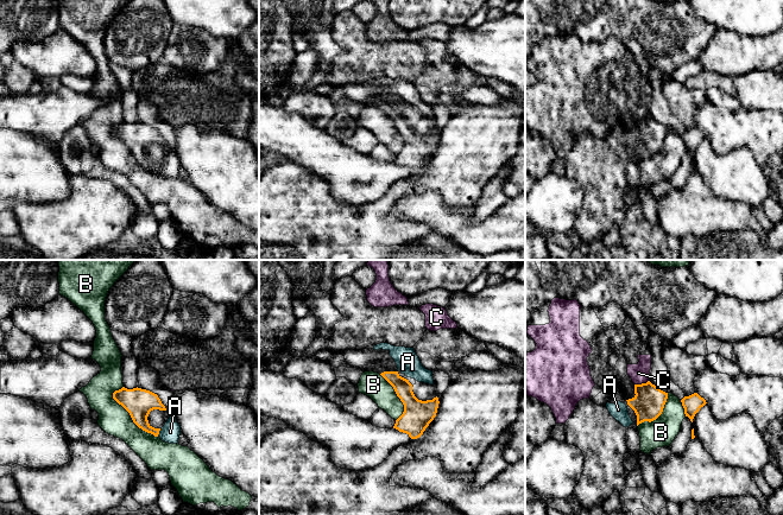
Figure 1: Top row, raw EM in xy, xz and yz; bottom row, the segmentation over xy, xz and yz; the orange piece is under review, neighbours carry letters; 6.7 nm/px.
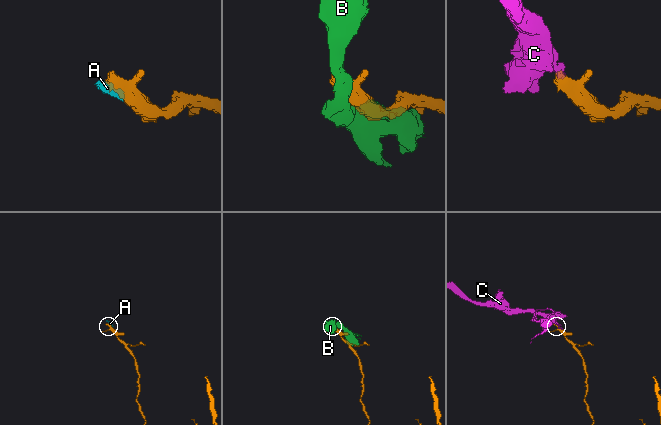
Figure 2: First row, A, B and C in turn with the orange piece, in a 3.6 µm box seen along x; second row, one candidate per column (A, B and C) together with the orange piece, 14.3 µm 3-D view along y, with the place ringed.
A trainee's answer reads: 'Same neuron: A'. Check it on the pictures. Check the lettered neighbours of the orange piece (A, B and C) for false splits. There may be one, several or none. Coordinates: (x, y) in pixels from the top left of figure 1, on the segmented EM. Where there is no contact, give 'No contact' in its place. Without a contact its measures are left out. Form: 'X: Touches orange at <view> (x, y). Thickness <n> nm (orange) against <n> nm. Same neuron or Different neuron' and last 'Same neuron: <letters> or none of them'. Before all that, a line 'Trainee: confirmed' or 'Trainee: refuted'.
Trainee: confirmed
A: Touches orange at xy (158, 432). Thickness 190 nm (orange) against 130 nm. Same neuron
B: Touches orange at xy (131, 417). Thickness 190 nm (orange) against 200 nm. Different neuron
C: Touches orange at yz (642, 383). Thickness 220 nm (orange) against 130 nm. Different neuron
Same neuron: A

